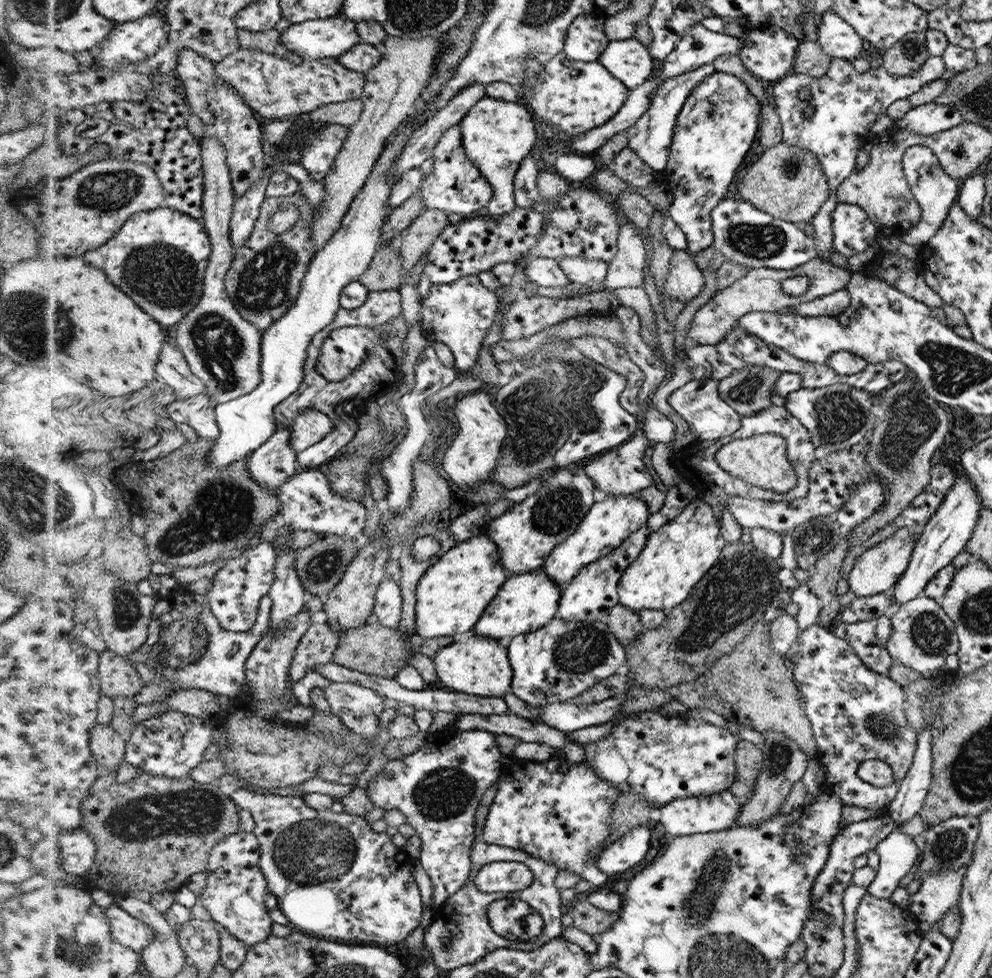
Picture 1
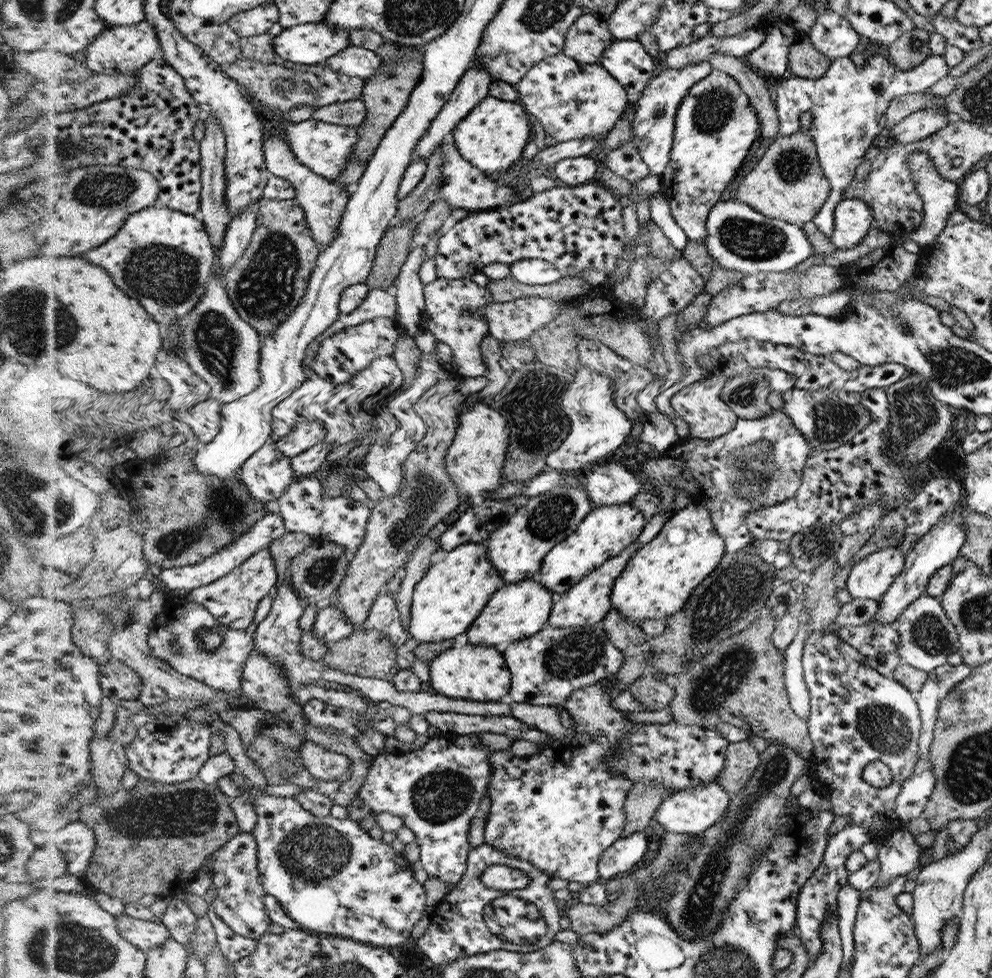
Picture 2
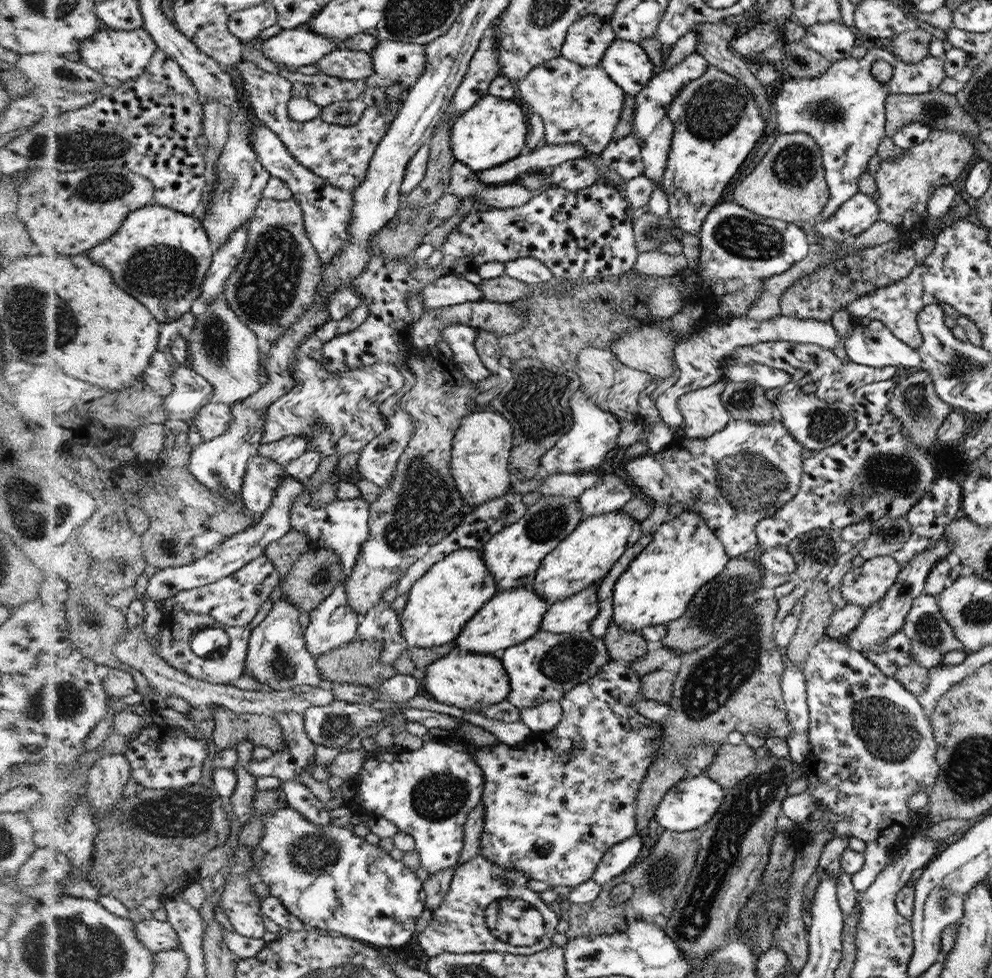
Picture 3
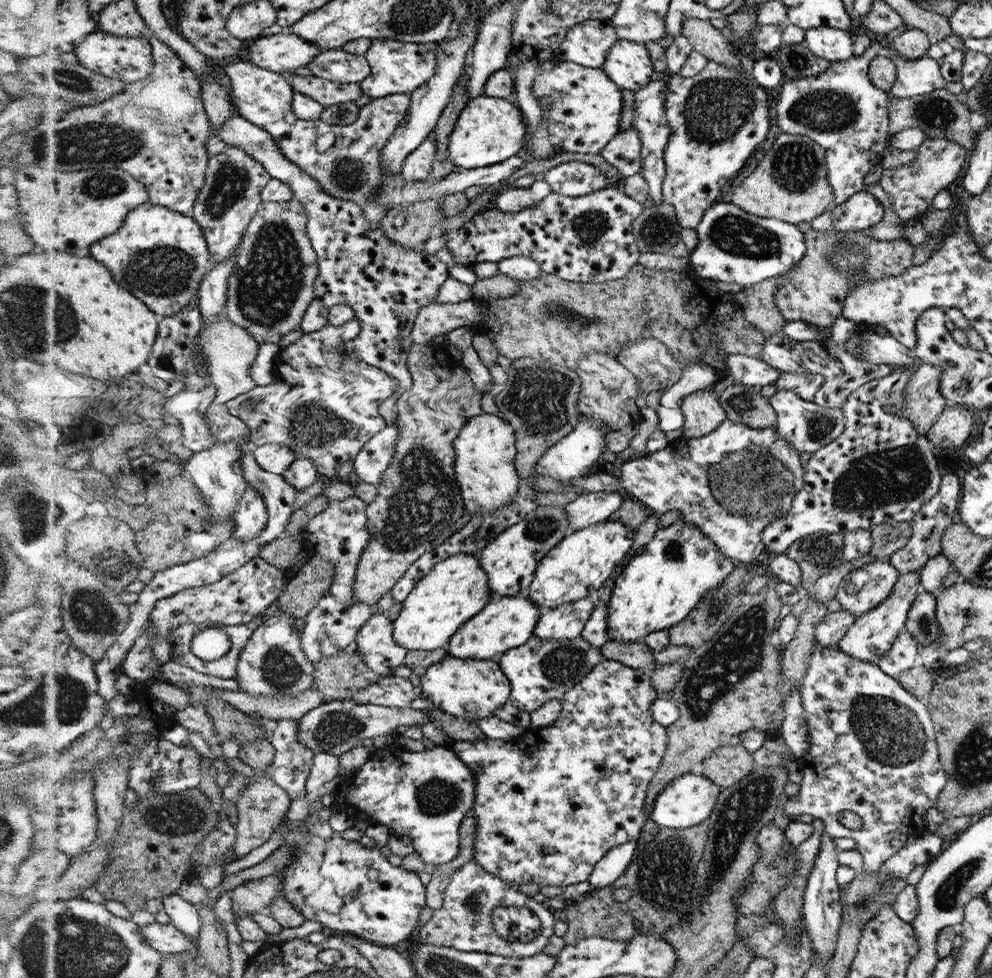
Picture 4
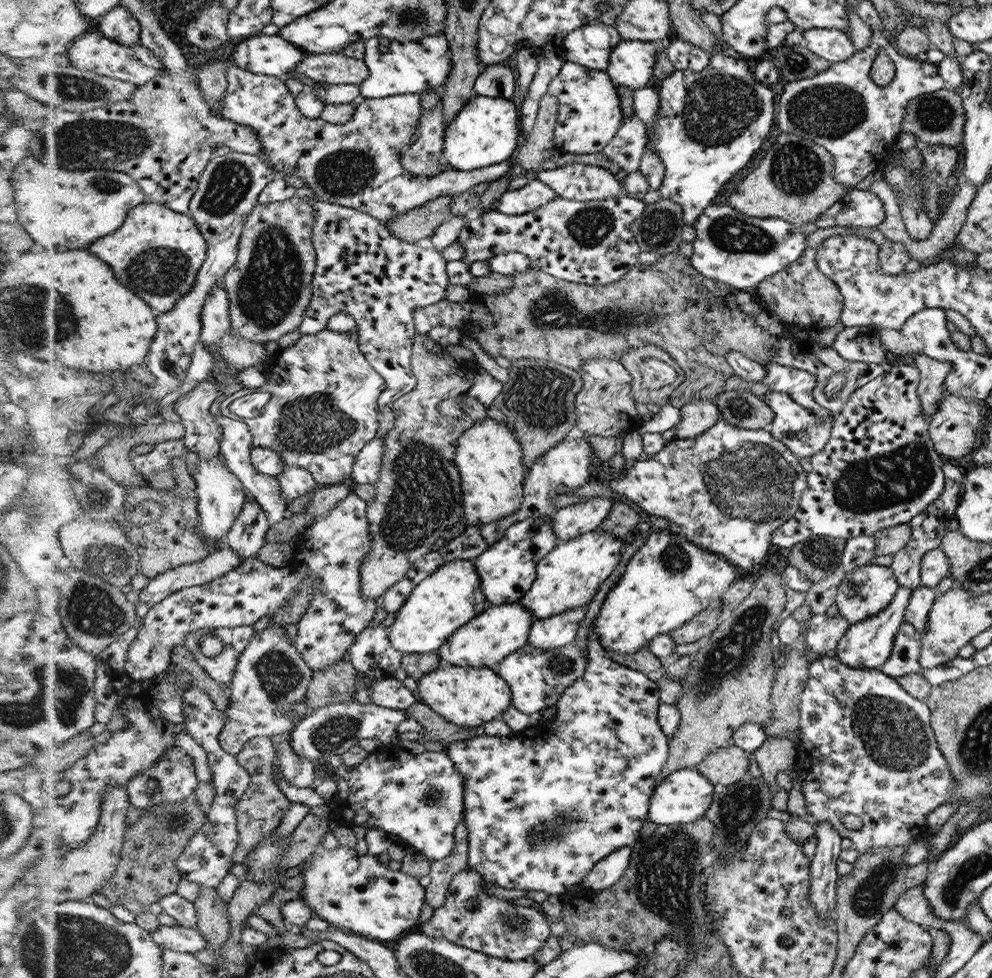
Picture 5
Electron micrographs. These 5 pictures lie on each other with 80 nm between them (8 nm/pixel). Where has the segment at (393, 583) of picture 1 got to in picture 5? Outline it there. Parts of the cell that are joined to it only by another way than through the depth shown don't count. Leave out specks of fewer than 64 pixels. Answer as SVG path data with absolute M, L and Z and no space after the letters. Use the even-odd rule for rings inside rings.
M381 624L367 626L350 646L349 663L367 678L388 679L401 668L405 654L392 647L388 631Z

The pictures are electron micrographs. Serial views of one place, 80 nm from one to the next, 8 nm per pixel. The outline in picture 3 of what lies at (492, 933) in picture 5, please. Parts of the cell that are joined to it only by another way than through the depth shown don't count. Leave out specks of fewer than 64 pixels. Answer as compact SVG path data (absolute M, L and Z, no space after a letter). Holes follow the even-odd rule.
M484 854L476 855L472 860L458 865L453 871L453 877L449 890L442 904L433 910L432 919L427 928L418 934L418 944L422 946L428 956L436 956L440 953L453 952L454 954L466 953L488 953L498 951L504 954L522 954L528 956L546 950L552 944L552 936L556 934L558 916L552 912L542 900L538 892L532 892L526 888L530 880L529 874L523 870L516 870L511 866L502 868L495 862L490 862ZM509 880L511 883L502 881ZM499 898L520 899L528 902L538 912L542 913L544 919L544 936L540 942L532 946L516 946L500 942L487 927L485 910Z

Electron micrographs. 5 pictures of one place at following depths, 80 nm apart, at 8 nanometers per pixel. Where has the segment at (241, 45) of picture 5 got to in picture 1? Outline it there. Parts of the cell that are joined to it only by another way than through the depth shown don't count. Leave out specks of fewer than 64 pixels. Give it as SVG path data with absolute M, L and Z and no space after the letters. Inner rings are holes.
M340 15L293 24L281 36L288 51L303 61L338 57L360 43L356 23Z

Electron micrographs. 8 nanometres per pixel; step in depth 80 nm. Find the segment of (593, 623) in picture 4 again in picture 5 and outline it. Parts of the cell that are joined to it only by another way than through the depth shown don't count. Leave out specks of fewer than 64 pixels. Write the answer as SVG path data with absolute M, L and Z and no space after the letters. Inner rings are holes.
M592 624L586 631L586 642L589 650L588 666L585 674L578 681L566 688L564 694L559 698L554 718L546 724L537 724L533 728L523 731L514 731L508 736L488 736L486 733L474 738L449 743L446 753L456 763L457 770L464 775L466 782L465 816L463 824L466 825L468 833L468 856L467 868L476 870L489 884L498 884L502 888L514 888L518 890L542 890L546 894L563 895L571 886L581 883L590 873L593 866L603 858L609 856L615 850L621 849L624 844L632 844L644 826L649 814L649 804L652 794L656 790L660 774L668 763L670 756L669 737L660 725L660 686L658 682L652 681L642 671L632 670L630 667L622 666L614 662L605 654L600 645L600 639L596 635L597 630Z

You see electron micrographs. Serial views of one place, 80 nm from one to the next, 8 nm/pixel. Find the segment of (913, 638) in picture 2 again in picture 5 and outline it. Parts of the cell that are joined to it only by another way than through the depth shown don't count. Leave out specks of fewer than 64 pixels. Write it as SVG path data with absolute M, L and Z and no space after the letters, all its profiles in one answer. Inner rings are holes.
M926 586L913 588L905 622L915 626L921 636L929 633L930 612L933 608L933 602L936 600L936 595L935 588Z

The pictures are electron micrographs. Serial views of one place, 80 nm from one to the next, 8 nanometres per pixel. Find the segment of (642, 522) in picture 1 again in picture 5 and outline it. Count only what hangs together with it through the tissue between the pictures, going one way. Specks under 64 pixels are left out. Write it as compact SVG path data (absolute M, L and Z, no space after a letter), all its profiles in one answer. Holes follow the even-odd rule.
M594 530L557 544L548 556L542 558L533 587L520 600L532 611L534 620L550 618L587 605L619 564L622 539L612 533Z

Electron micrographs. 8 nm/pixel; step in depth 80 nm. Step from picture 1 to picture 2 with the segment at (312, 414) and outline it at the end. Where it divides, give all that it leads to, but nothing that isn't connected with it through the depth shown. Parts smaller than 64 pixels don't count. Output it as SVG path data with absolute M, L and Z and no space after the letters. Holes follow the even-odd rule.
M304 420L295 425L292 433L277 441L277 449L285 456L294 458L306 452L312 446L323 441L326 431L321 422L308 422Z

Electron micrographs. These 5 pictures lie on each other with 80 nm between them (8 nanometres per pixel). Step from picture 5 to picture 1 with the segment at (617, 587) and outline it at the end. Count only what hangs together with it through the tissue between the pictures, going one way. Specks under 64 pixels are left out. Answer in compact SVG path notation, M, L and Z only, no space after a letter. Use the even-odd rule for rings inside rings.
M693 500L681 514L649 536L650 546L625 571L619 587L619 602L636 612L664 610L666 613L684 602L724 552L721 524L708 503Z

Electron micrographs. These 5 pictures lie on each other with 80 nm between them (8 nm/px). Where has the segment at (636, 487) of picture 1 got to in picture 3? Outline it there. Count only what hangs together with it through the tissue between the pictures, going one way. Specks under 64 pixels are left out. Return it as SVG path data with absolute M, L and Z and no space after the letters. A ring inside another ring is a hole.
M600 472L601 480L594 486L580 494L582 515L584 519L614 513L622 510L634 496L636 488L626 484L618 475Z

